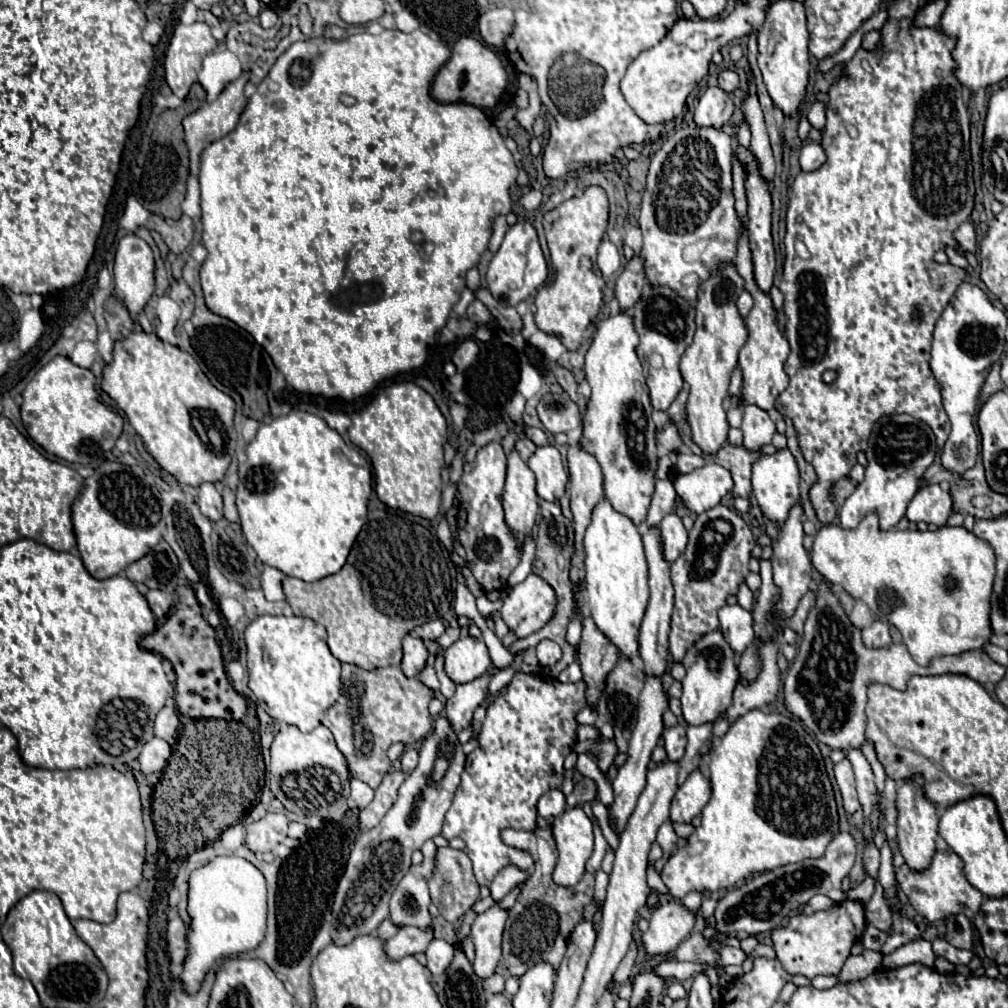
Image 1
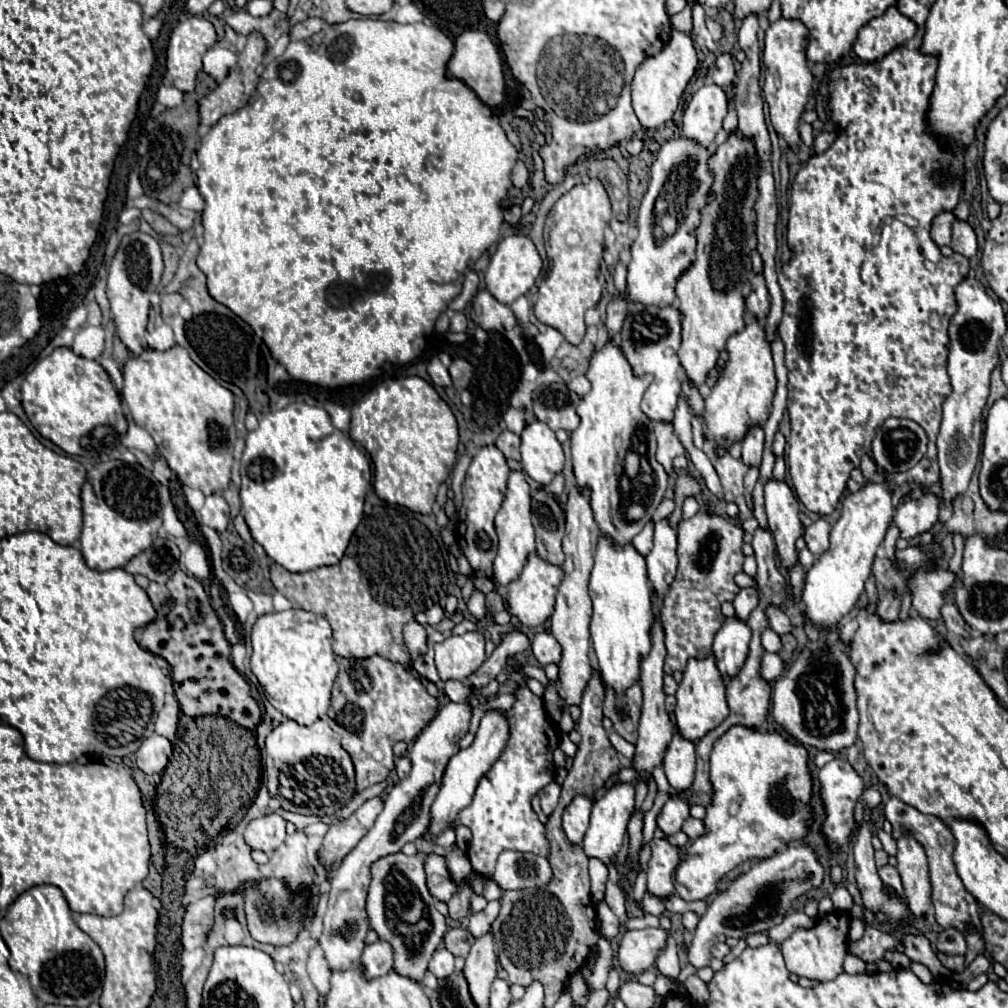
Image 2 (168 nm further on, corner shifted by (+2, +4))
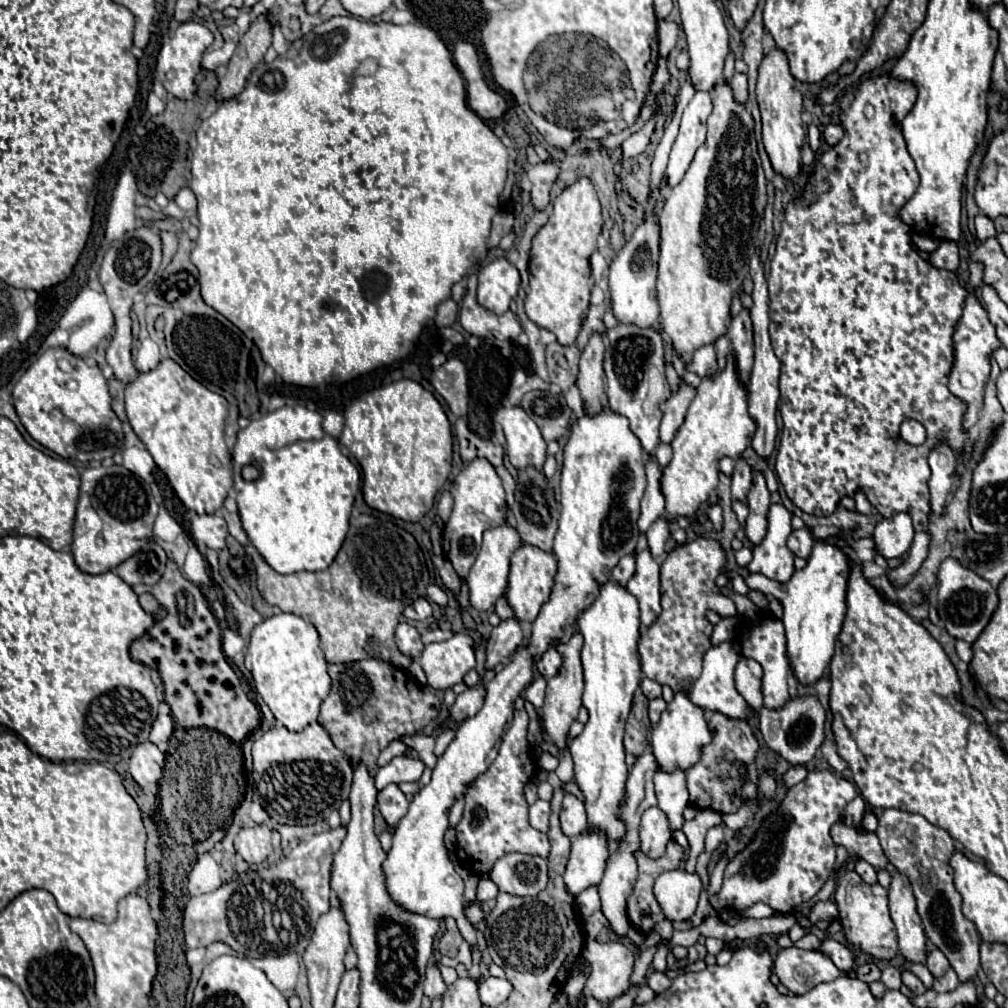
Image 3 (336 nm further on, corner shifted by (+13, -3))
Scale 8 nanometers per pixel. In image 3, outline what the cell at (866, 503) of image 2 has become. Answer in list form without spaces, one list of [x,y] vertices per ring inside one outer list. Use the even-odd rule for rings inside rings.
[[[817,542],[813,546],[811,556],[807,558],[807,566],[803,570],[795,570],[793,578],[785,584],[765,578],[763,574],[747,574],[745,582],[751,590],[761,590],[767,596],[773,596],[783,606],[783,624],[787,636],[787,658],[791,662],[795,678],[803,686],[815,684],[823,674],[833,656],[835,638],[841,632],[841,624],[845,618],[845,594],[847,594],[847,578],[849,578],[849,558],[837,546],[829,546]]]

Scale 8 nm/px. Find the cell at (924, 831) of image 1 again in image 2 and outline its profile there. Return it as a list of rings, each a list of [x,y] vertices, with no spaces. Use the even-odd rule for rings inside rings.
[[[904,831],[898,839],[898,873],[904,883],[904,897],[910,911],[918,917],[930,907],[930,875],[924,847],[910,831]]]

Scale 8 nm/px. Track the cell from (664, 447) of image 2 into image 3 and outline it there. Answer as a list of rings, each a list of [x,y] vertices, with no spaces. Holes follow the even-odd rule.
[[[645,456],[647,460],[647,490],[641,500],[641,516],[639,516],[639,530],[645,534],[647,528],[663,514],[665,498],[659,490],[659,464],[653,456]]]

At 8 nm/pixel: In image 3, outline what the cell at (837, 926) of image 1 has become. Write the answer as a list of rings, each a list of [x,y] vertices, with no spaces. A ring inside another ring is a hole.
[[[795,946],[779,952],[775,960],[775,974],[793,994],[805,994],[817,984],[833,982],[841,976],[837,966],[821,952],[799,950]]]

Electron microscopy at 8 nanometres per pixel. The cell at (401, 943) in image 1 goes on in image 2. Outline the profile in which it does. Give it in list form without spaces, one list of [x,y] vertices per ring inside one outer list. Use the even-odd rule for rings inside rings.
[[[376,941],[372,945],[366,945],[360,963],[366,967],[366,977],[378,977],[386,975],[394,967],[394,953],[390,943],[386,941]]]

